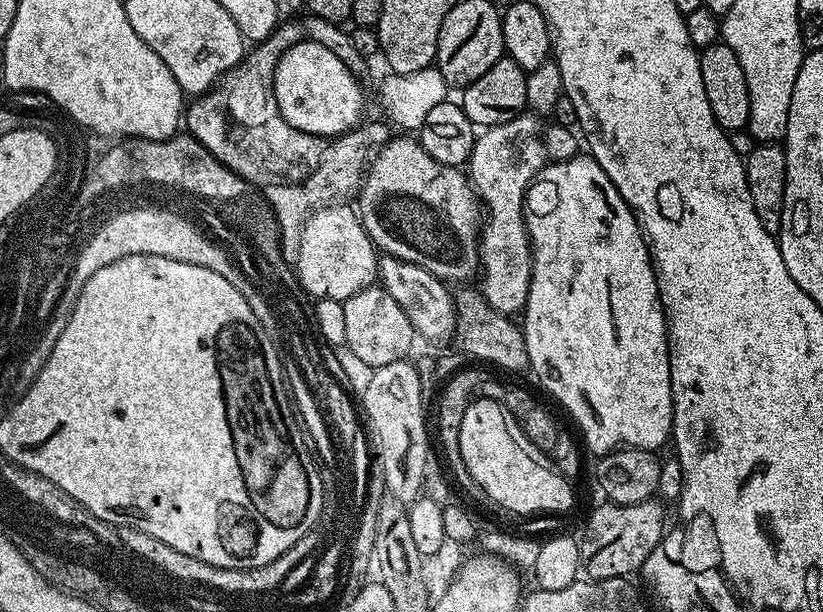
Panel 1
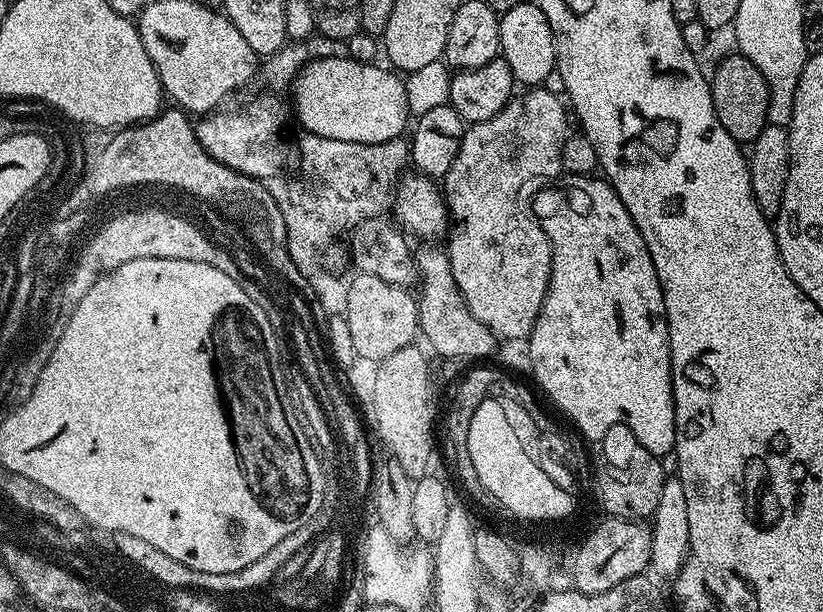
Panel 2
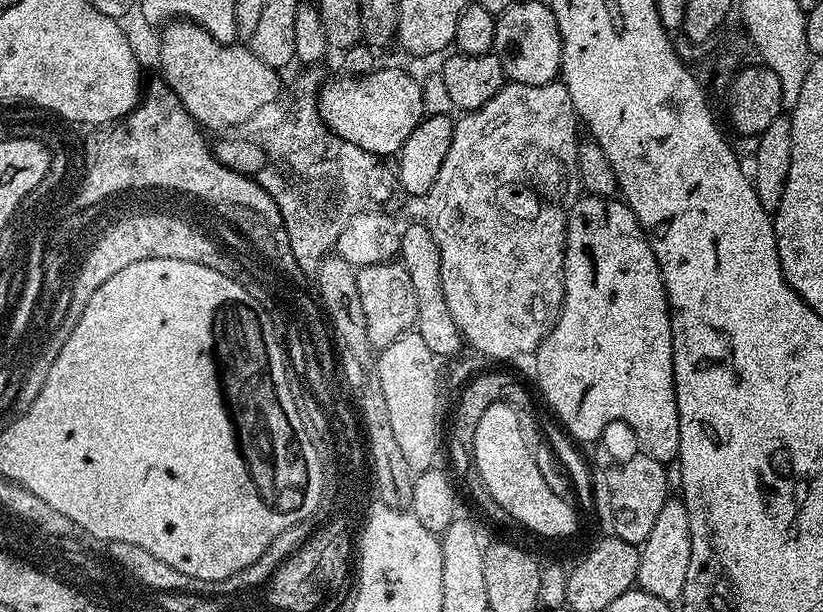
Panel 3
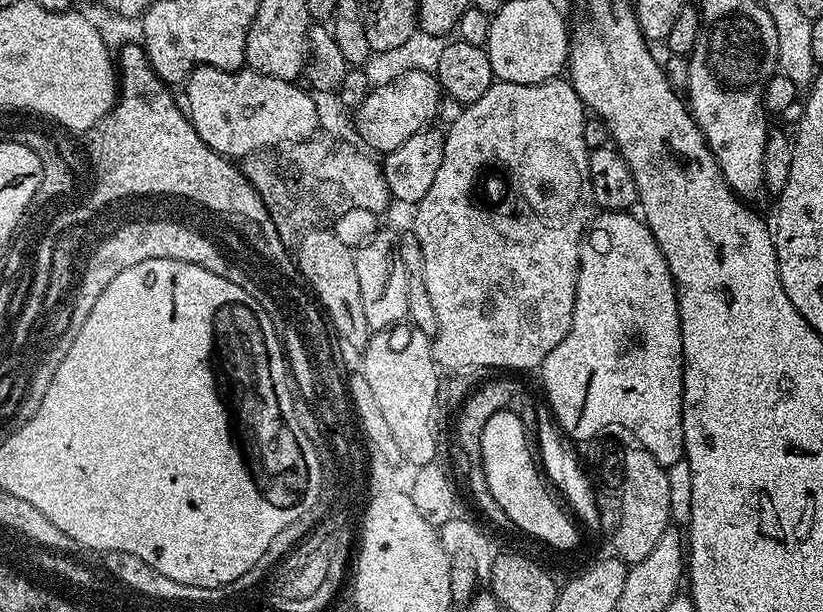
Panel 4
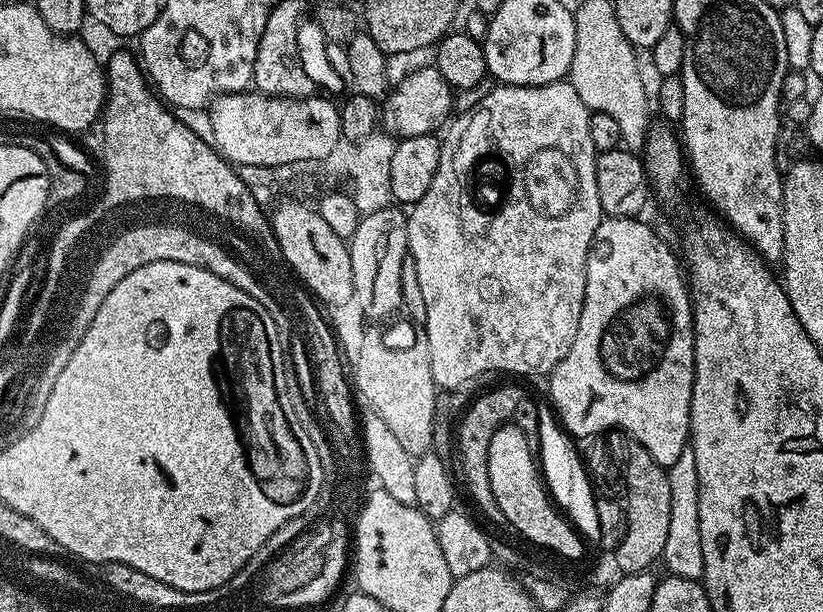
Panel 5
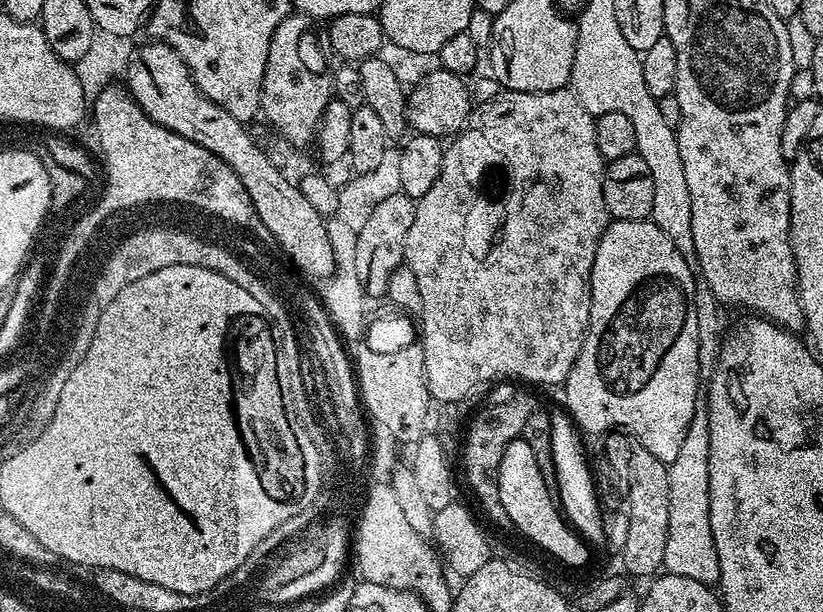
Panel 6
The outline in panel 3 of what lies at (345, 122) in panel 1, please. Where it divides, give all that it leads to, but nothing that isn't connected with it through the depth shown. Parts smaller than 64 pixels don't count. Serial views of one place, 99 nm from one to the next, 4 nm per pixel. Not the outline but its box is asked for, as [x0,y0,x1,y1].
[319,66,426,157]

